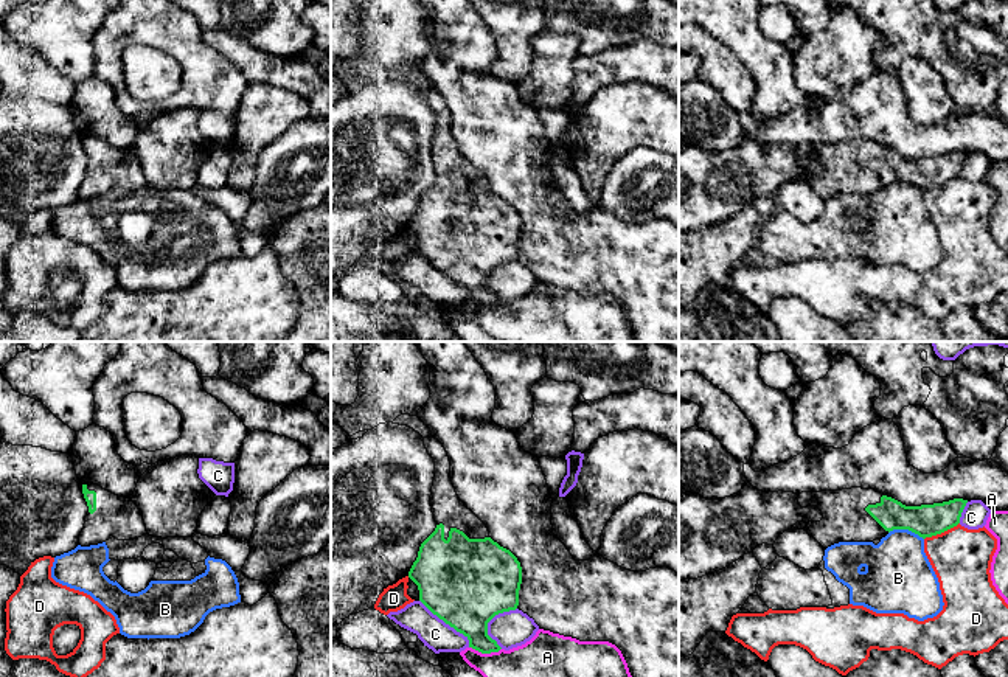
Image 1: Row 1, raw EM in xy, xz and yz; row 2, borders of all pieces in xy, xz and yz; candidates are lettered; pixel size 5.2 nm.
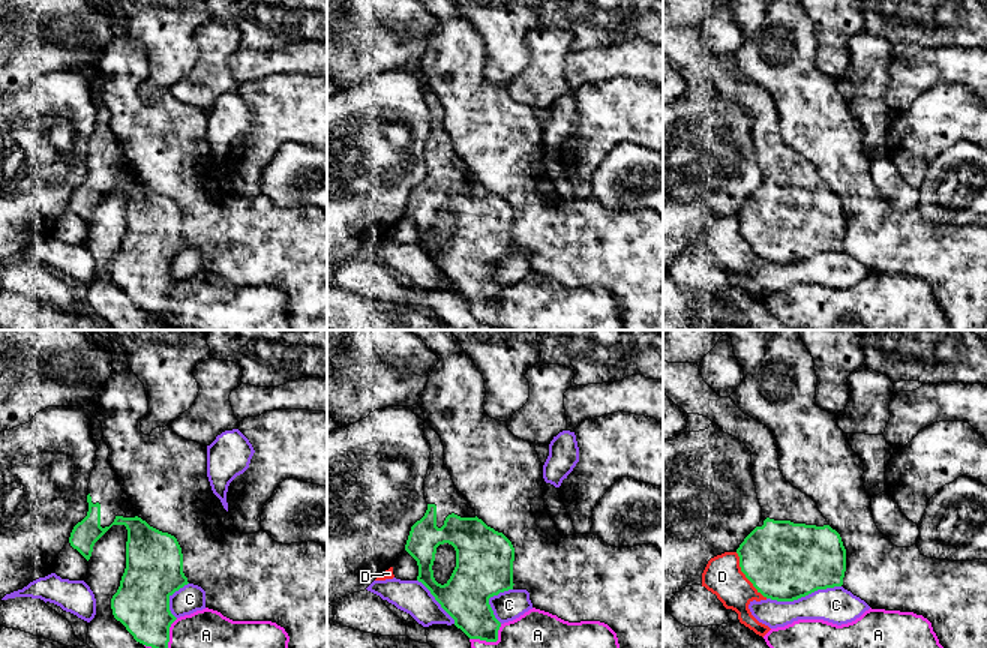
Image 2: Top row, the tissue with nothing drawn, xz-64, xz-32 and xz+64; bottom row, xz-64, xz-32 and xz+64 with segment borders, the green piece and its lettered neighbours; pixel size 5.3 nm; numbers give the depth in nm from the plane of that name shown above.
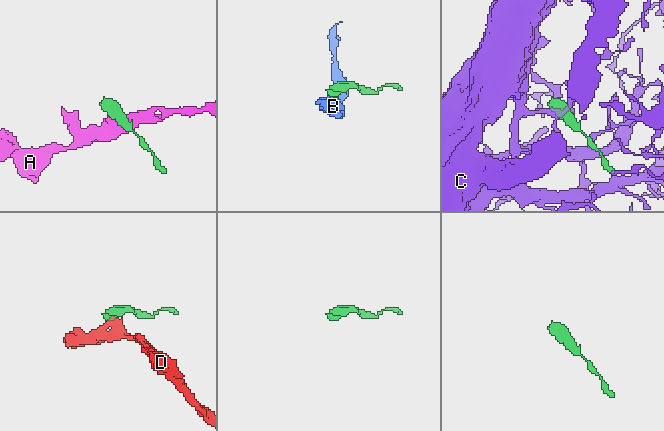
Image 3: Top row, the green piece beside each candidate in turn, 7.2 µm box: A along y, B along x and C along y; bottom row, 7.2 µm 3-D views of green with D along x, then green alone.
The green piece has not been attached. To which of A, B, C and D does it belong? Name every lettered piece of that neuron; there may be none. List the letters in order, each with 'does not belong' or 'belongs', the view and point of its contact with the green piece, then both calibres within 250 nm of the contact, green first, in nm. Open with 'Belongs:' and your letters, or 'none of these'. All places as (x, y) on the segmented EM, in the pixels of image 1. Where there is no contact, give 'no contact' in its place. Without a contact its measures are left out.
Belongs: none of these
A: does not belong | xz (485, 652) | 260/180 nm
B: does not belong | yz (906, 528) | 170/360 nm
C: does not belong | xz (448, 623) | 460/160 nm
D: does not belong | yz (941, 531) | 170/300 nm

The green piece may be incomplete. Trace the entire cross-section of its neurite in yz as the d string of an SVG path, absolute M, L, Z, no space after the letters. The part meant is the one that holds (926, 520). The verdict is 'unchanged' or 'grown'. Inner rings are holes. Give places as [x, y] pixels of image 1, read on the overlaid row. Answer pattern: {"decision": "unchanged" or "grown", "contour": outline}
{"decision": "grown", "contour": "M874 489L801 492L801 508L817 506L823 519L809 522L806 531L823 548L839 542L873 542L893 529L909 529L919 537L941 534L960 523L968 500L905 506Z"}

